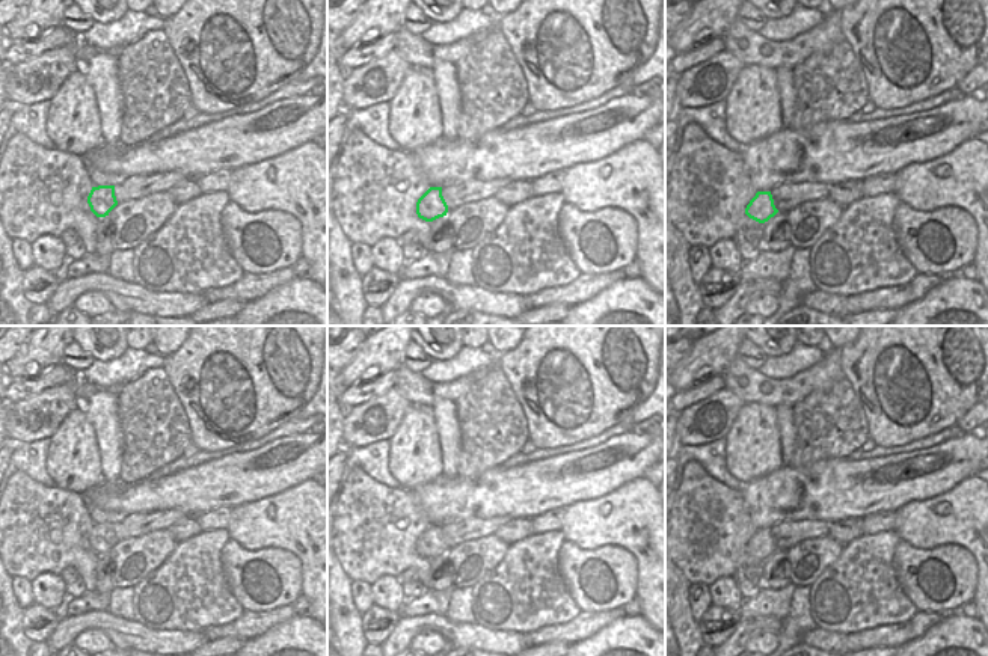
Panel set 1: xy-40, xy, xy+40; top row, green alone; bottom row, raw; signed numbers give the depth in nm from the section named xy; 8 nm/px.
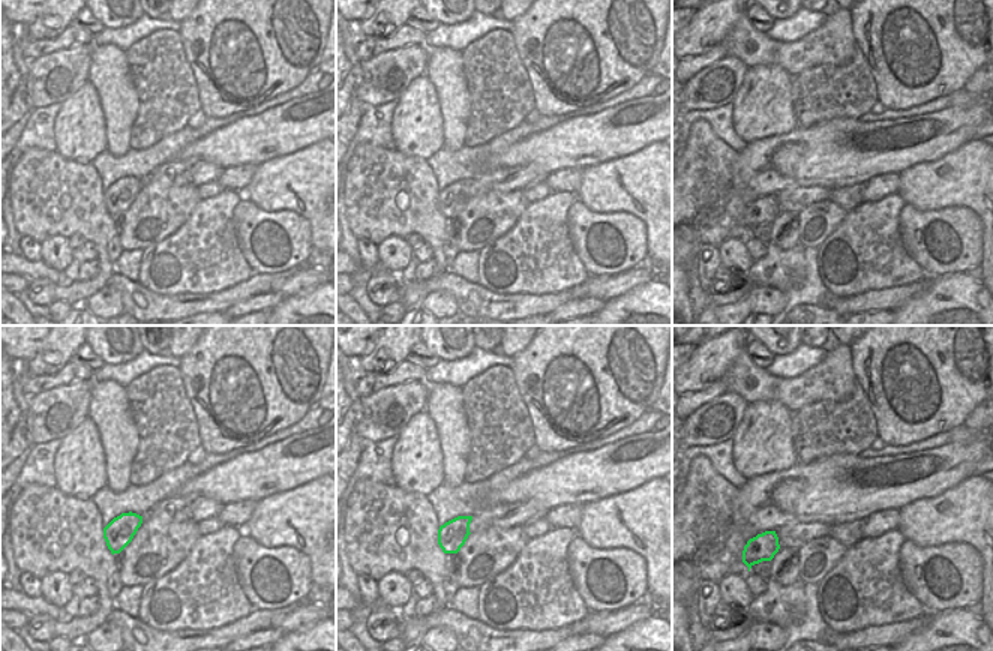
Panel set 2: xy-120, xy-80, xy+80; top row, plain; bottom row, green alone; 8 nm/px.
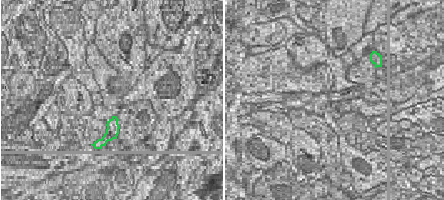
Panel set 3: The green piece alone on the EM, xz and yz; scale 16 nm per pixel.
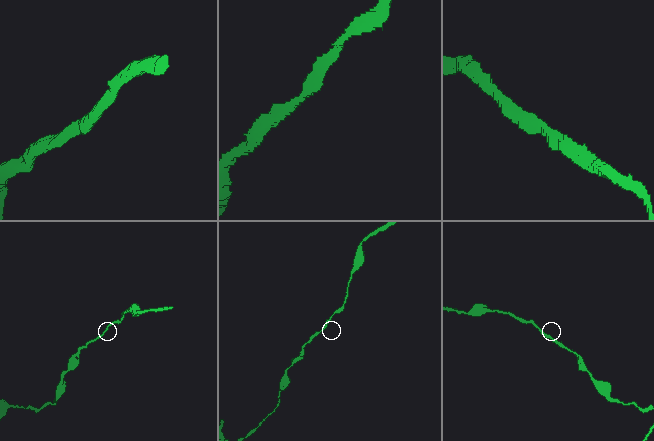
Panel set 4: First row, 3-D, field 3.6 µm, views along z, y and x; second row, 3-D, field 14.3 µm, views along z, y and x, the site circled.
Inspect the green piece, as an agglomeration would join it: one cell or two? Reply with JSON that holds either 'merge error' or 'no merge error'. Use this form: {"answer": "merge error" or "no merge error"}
{"answer": "no merge error"}

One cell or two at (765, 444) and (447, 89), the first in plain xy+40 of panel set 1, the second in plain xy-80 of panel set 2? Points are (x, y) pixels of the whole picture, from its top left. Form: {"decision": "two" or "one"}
{"decision": "two"}

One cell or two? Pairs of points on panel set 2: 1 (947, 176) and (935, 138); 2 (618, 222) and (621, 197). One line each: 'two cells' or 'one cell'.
1: two cells
2: two cells

